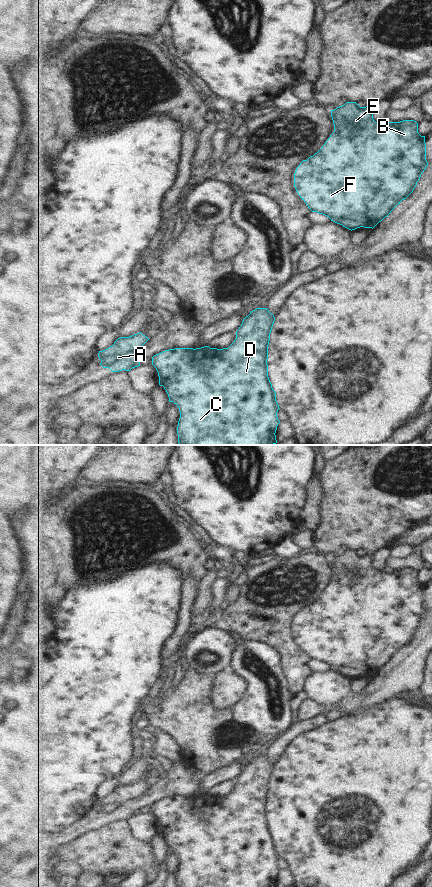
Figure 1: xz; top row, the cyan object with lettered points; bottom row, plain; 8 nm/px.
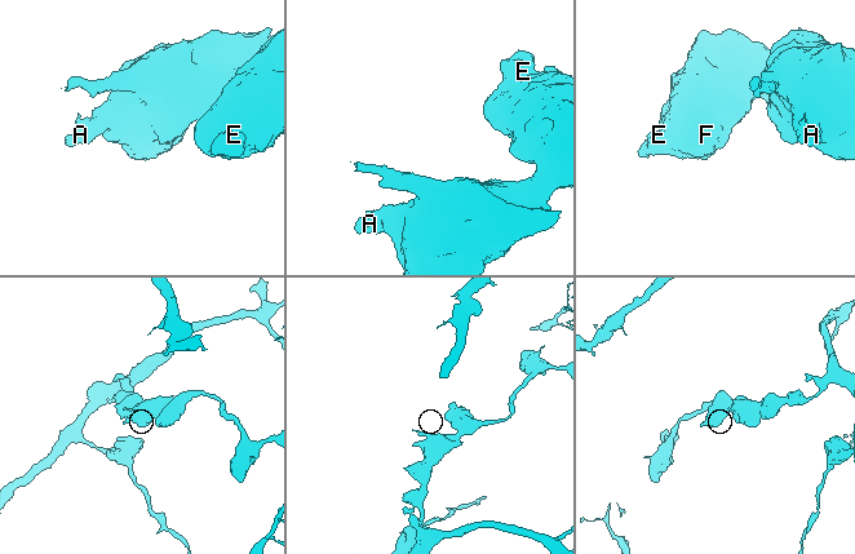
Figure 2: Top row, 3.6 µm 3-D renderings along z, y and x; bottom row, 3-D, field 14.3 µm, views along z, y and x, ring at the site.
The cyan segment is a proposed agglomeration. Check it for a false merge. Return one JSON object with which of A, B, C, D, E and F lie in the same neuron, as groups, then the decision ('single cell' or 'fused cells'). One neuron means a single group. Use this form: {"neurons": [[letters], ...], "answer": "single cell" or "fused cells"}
{"neurons": [["A", "B", "C", "D", "E", "F"]], "answer": "single cell"}

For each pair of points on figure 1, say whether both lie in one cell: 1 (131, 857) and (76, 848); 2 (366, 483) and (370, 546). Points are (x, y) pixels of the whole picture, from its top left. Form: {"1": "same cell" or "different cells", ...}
{"1": "same cell", "2": "same cell"}

